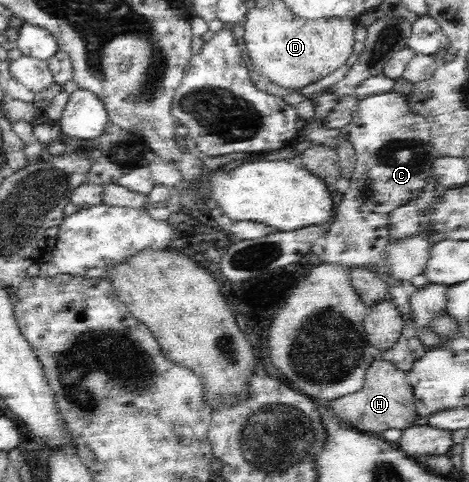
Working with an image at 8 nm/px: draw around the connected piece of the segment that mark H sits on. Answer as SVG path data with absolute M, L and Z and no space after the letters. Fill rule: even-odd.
M372 361L366 369L364 384L359 392L333 400L325 408L337 415L338 419L362 432L373 431L381 434L387 429L404 430L417 425L417 413L413 390L407 385L406 372L399 371L387 361Z

